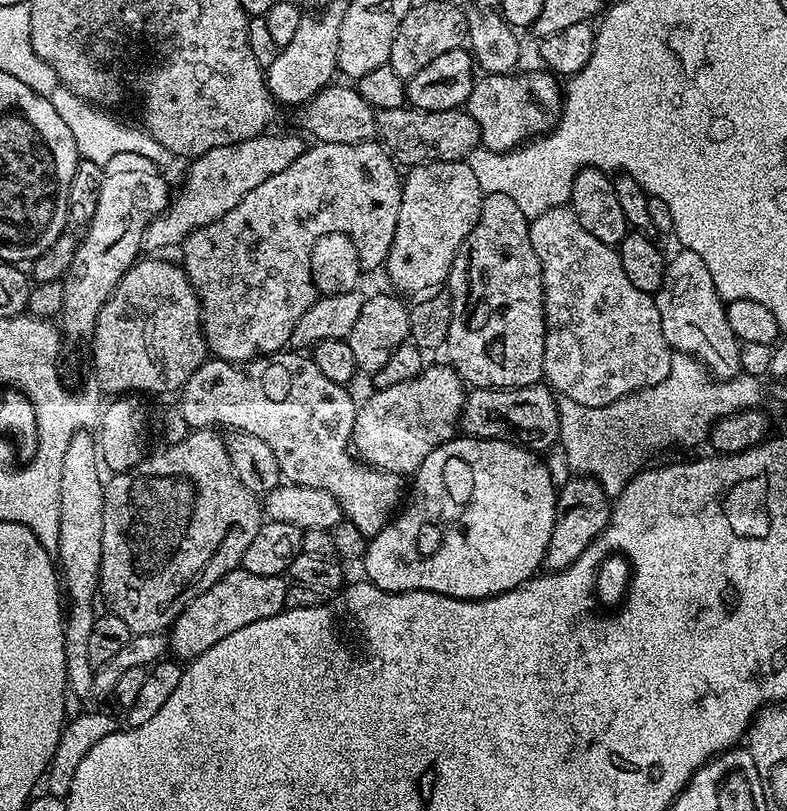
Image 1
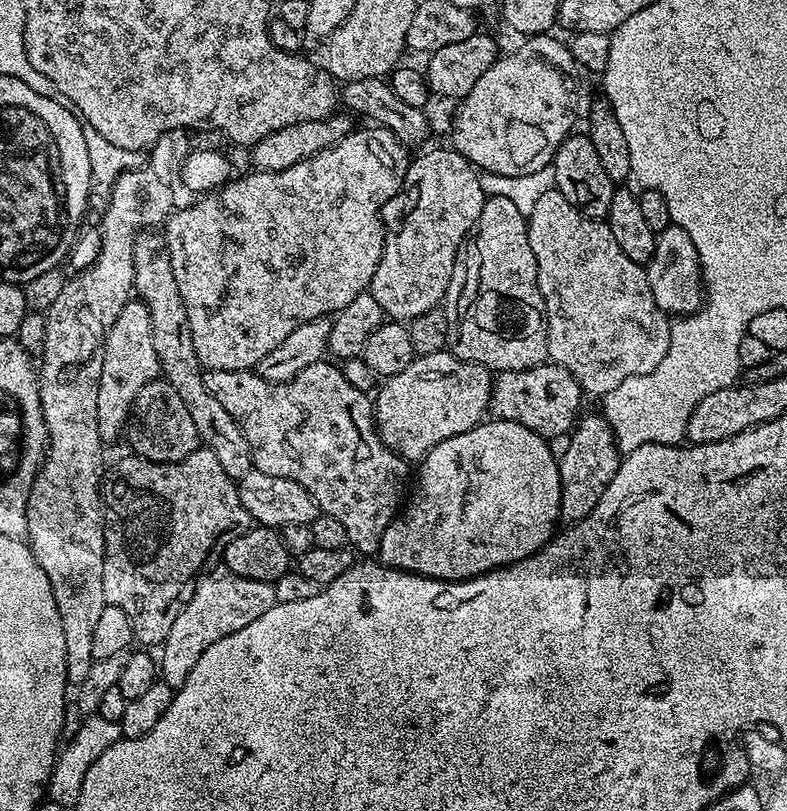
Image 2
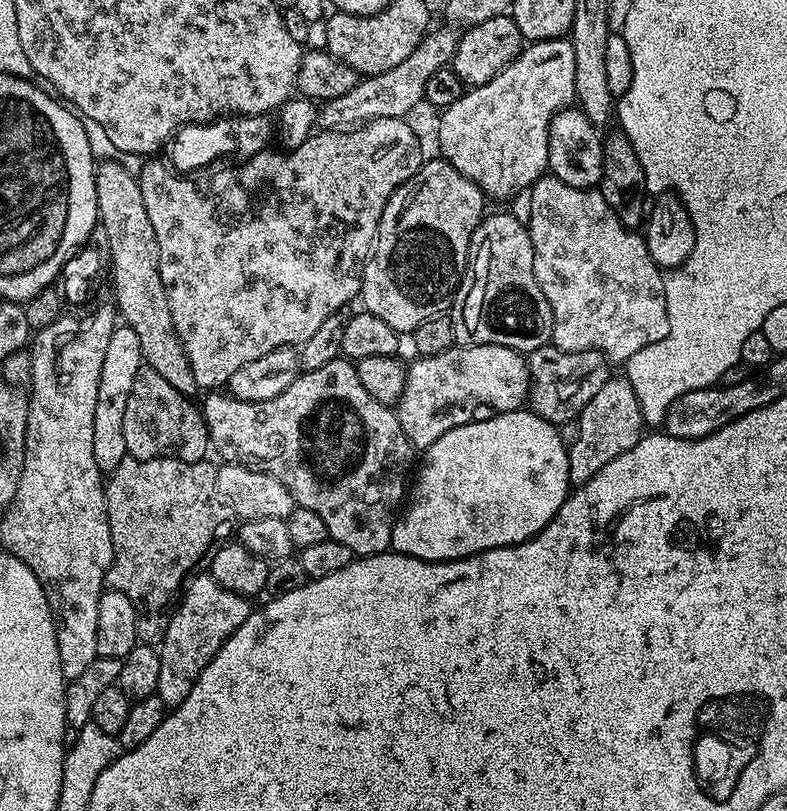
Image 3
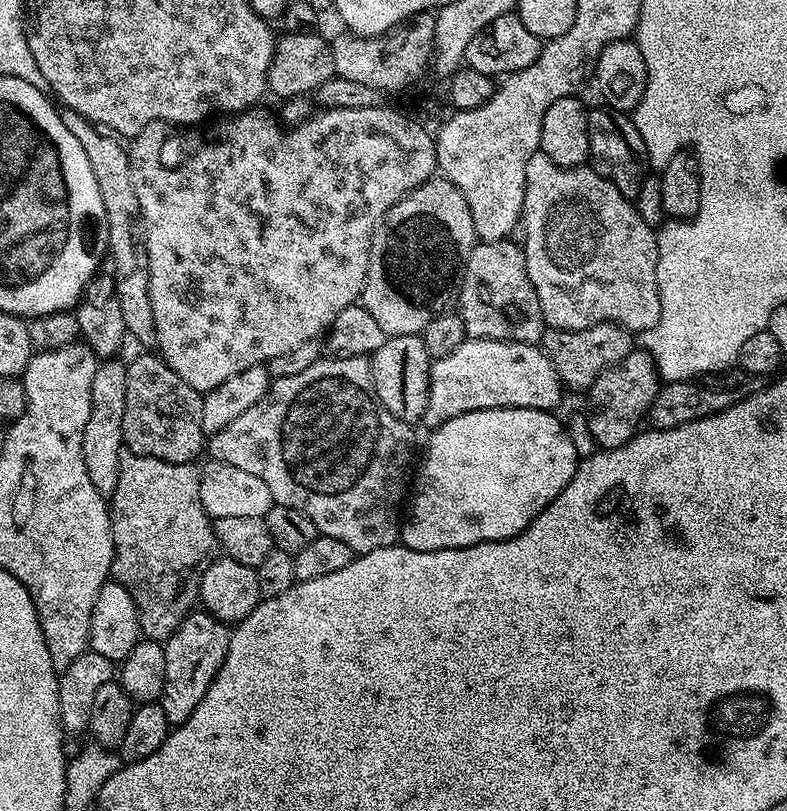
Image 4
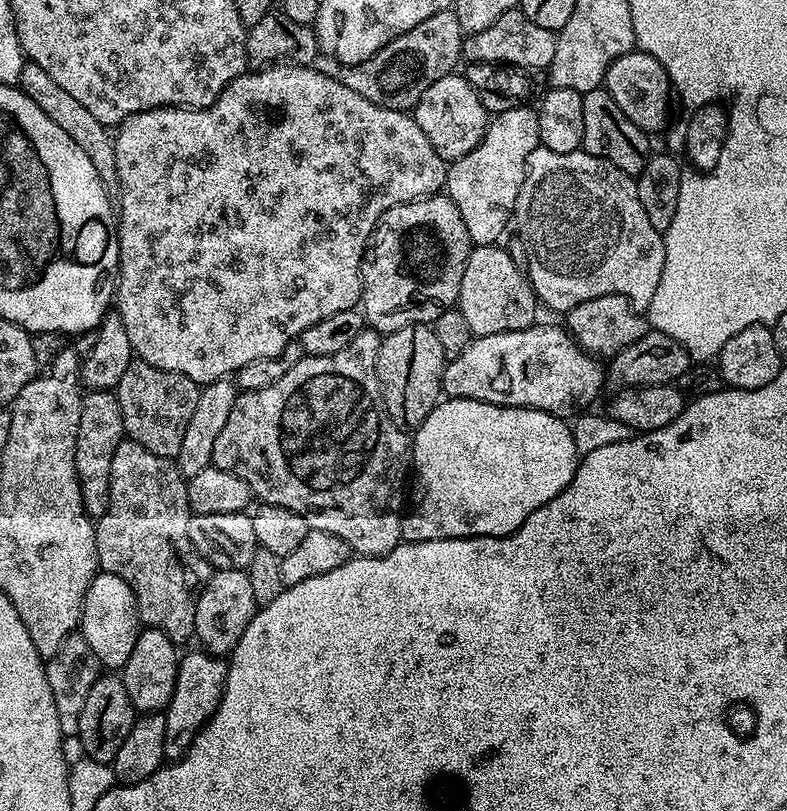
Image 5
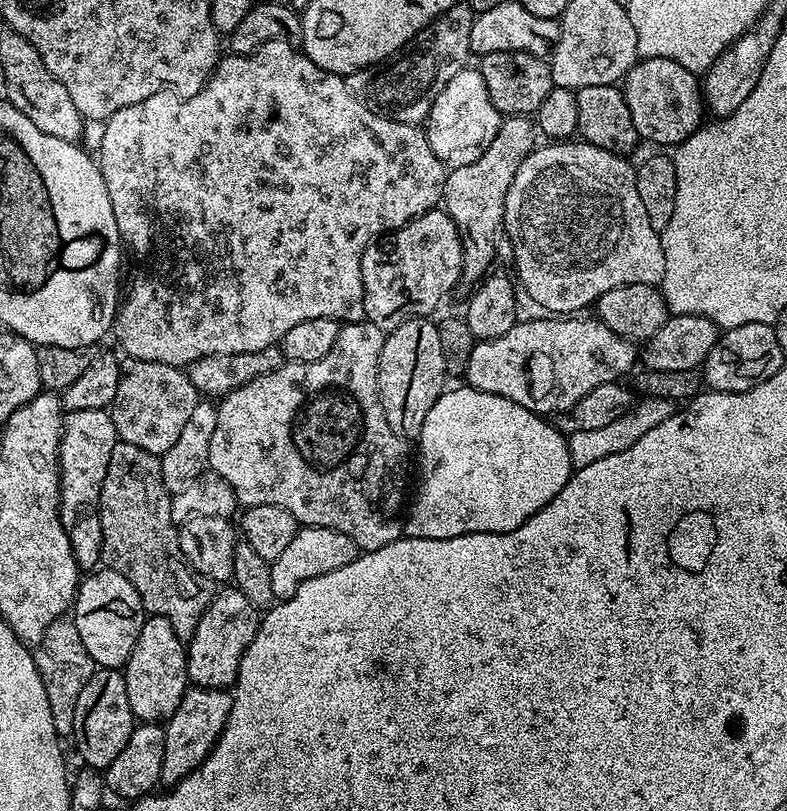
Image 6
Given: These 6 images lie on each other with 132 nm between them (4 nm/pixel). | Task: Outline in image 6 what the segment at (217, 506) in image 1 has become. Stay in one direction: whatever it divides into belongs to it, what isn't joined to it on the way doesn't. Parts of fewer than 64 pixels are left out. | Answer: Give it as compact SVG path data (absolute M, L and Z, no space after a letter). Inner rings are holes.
M118 442L114 454L110 454L110 466L106 470L106 482L100 491L100 521L102 522L102 554L100 559L104 568L122 574L138 590L144 603L145 613L161 616L174 626L178 638L185 642L192 639L194 630L202 614L210 606L214 595L213 581L188 565L182 554L180 534L177 524L172 521L172 496L162 482L162 470L157 457L151 456L138 446Z

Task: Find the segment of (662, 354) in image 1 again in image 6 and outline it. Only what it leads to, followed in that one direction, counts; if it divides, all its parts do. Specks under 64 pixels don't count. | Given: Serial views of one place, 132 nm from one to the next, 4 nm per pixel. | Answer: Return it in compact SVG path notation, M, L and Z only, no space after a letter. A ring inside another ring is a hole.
M548 142L532 149L532 153L521 162L518 174L506 194L504 207L503 231L508 231L508 240L512 243L512 256L516 259L516 272L520 275L519 287L528 291L528 296L540 308L545 308L548 314L576 314L579 308L595 305L607 291L615 287L624 287L632 283L659 285L666 274L666 258L662 254L660 232L650 226L649 215L641 203L638 186L635 184L636 169L625 157L617 156L615 152L607 152L587 142Z

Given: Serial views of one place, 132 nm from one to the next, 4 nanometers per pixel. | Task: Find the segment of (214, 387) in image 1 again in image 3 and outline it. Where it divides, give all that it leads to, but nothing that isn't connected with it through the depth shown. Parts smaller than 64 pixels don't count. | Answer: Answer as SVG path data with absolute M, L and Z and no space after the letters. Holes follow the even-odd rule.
M337 358L318 370L301 371L296 380L290 382L290 386L286 386L286 390L282 390L282 394L278 394L278 398L270 398L266 402L238 400L224 390L212 390L205 396L208 397L204 400L204 406L202 405L202 415L204 424L208 427L208 439L214 452L221 456L219 459L223 463L241 464L247 468L253 468L278 478L278 482L282 482L282 486L286 486L286 490L290 490L293 501L301 508L314 510L314 514L318 514L318 518L322 518L322 522L326 522L329 537L342 542L342 546L346 546L357 557L376 556L380 552L391 549L392 526L397 519L398 509L406 496L406 485L410 480L410 472L408 476L408 459L414 455L414 449L405 438L404 431L400 429L395 411L389 405L370 398L370 394L366 394L366 390L362 390L362 384L358 382L355 363L344 358Z

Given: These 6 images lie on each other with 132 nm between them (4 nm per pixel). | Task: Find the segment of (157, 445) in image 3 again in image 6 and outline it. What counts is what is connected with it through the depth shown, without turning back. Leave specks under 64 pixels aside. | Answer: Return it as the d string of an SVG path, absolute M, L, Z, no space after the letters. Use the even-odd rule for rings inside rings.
M124 358L119 361L119 365L118 390L110 407L116 435L123 443L138 446L159 458L166 450L170 450L170 446L174 446L174 442L178 442L186 422L190 422L190 414L194 414L194 406L202 402L202 394L190 382L185 369L175 364Z

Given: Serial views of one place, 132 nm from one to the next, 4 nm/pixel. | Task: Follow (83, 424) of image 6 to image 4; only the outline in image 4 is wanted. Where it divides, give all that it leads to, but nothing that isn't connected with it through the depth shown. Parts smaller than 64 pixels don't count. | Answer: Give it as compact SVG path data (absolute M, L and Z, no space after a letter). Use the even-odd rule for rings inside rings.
M101 359L94 370L94 383L90 386L90 418L86 418L86 430L82 434L82 458L86 462L86 474L94 482L94 490L105 498L111 498L118 486L120 453L124 448L122 414L126 414L126 370L123 359Z

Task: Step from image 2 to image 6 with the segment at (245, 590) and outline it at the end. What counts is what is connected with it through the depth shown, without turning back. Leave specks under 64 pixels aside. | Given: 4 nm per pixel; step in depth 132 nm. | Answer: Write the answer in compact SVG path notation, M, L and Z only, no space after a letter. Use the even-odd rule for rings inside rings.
M189 687L184 693L178 710L167 720L164 728L166 738L166 754L162 754L162 774L160 784L171 786L203 764L204 759L212 753L212 748L218 742L232 709L231 691L222 688Z

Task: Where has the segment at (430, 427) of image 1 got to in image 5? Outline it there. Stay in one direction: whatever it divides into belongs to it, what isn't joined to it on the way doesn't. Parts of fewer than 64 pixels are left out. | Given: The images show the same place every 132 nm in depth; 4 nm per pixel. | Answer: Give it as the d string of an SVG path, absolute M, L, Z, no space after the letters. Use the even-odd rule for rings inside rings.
M540 327L475 337L458 358L445 363L443 395L501 404L503 408L537 408L561 418L587 409L584 407L595 402L600 387L605 387L605 365L585 352L563 327Z

